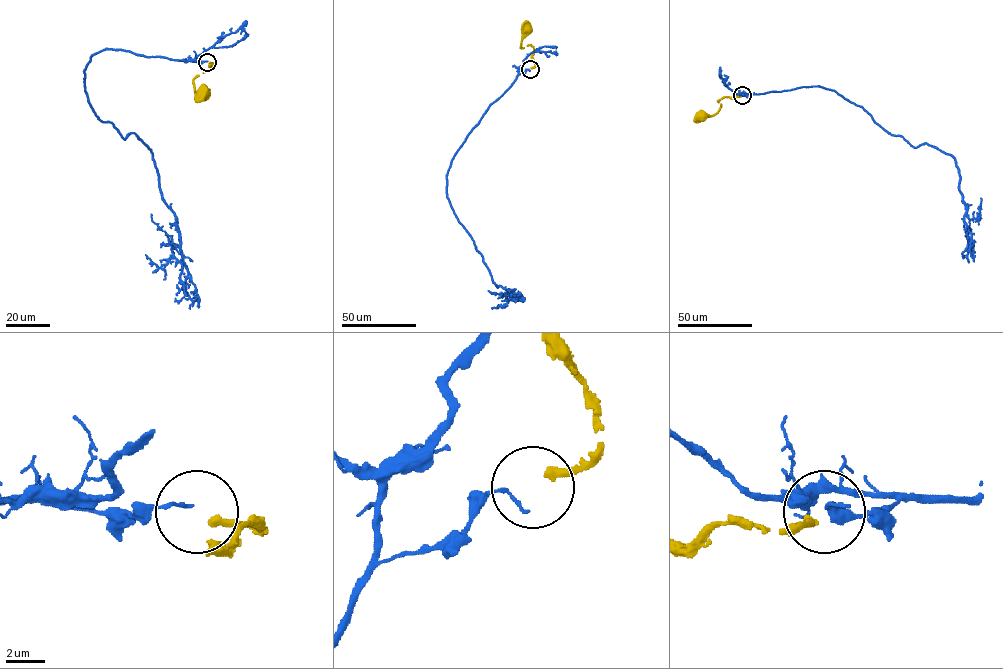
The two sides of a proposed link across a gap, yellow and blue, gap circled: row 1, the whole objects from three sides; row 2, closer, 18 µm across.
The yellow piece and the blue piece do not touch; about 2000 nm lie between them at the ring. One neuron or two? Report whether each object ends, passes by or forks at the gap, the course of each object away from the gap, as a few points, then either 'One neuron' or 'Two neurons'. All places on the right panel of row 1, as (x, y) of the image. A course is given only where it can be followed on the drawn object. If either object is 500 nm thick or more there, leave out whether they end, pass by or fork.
At the ring yellow ends. At the ring blue ends. Course of yellow: (741, 95), (722, 98), (718, 100), (721, 105), (715, 114), (701, 115). Course of blue: (743, 95), (821, 86), (861, 106), (914, 147), (927, 143), (950, 154), (966, 206), (969, 262). Two neurons

